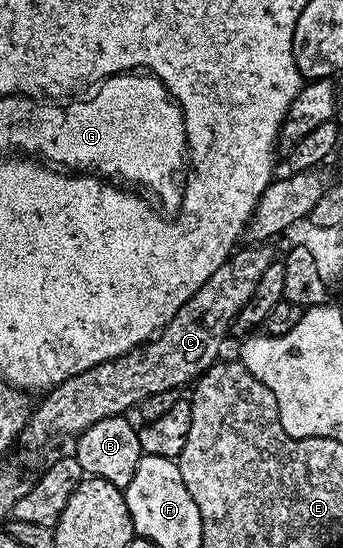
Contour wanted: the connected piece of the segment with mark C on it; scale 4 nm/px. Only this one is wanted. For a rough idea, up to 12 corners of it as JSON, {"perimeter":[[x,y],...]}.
{"perimeter":[[274,244],[236,248],[151,340],[65,379],[18,444],[43,449],[182,390],[220,360]]}

